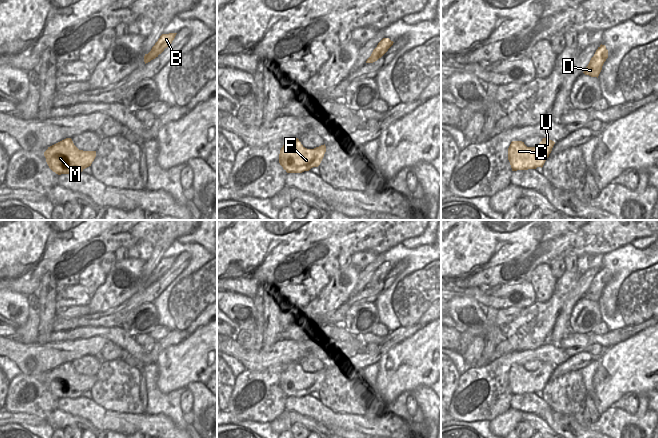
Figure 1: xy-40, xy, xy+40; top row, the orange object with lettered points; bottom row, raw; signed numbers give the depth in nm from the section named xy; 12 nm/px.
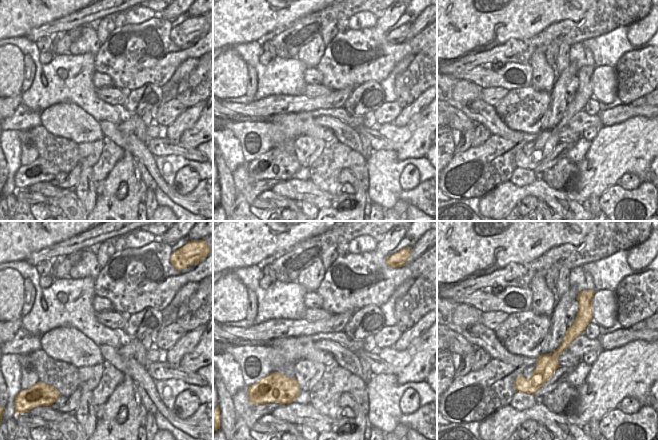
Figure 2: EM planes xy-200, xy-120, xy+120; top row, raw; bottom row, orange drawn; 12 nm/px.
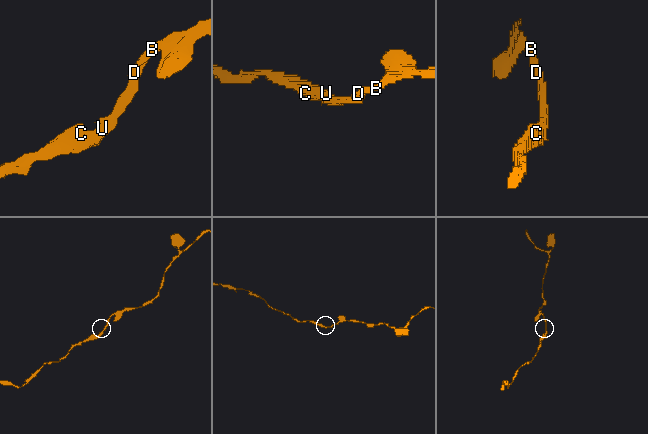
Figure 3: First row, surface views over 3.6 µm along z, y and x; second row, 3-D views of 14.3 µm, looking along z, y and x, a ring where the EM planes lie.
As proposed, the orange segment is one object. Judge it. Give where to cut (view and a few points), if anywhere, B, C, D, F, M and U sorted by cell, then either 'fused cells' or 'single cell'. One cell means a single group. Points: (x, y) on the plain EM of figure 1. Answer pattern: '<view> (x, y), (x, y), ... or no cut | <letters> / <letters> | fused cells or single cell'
no cut | B C D F M U | single cell

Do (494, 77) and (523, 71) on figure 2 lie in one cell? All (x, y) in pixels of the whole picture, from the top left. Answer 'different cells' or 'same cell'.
same cell

